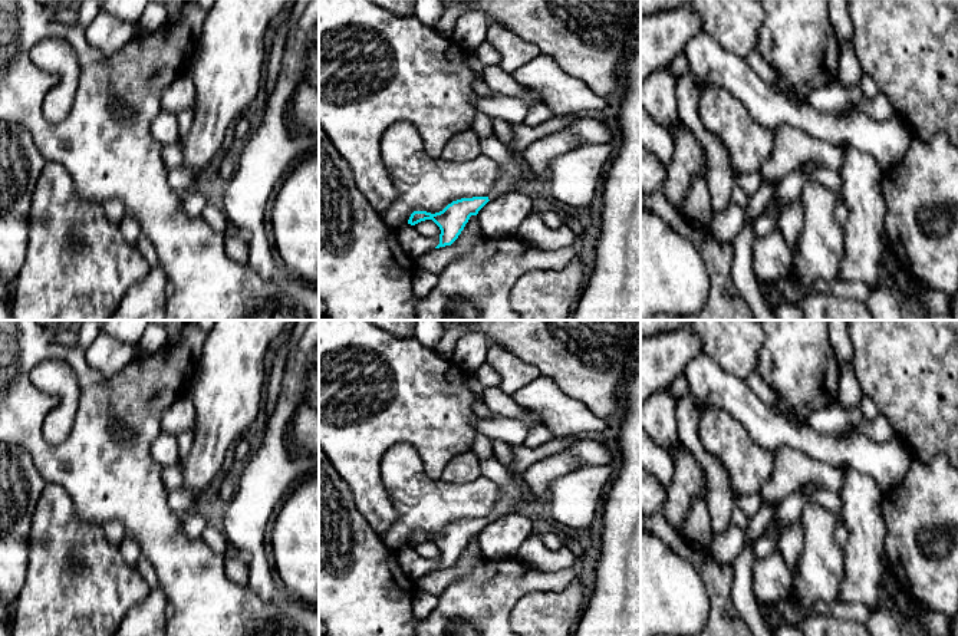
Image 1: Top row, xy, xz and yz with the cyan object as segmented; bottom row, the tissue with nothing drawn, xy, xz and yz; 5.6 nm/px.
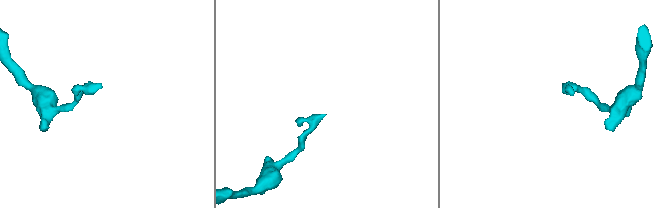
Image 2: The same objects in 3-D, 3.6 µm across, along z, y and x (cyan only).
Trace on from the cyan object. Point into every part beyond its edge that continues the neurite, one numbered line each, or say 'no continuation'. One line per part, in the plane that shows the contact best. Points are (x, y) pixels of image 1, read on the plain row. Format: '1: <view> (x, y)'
1: xz (512, 491)

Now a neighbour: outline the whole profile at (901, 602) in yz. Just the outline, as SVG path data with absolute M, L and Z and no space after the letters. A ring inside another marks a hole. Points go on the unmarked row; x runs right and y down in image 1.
M902 589L895 596L893 606L895 606L899 616L902 616L902 617L906 616L908 609L909 609L909 597Z

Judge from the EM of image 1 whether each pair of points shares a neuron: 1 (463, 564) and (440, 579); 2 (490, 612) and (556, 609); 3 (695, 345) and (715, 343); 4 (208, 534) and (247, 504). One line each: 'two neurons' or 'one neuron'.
1: one neuron
2: two neurons
3: two neurons
4: two neurons

